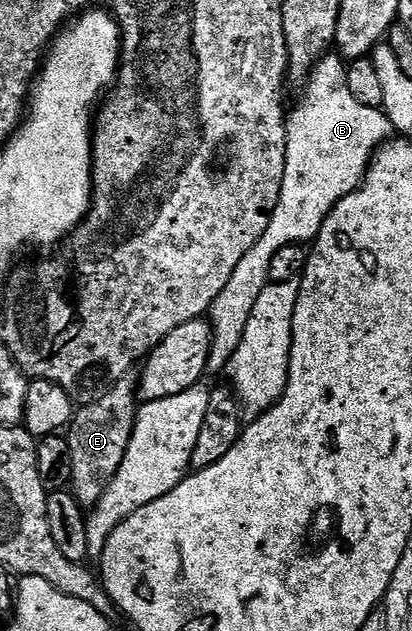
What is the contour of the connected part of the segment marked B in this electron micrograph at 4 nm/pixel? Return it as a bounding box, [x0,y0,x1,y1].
[207,54,393,374]

